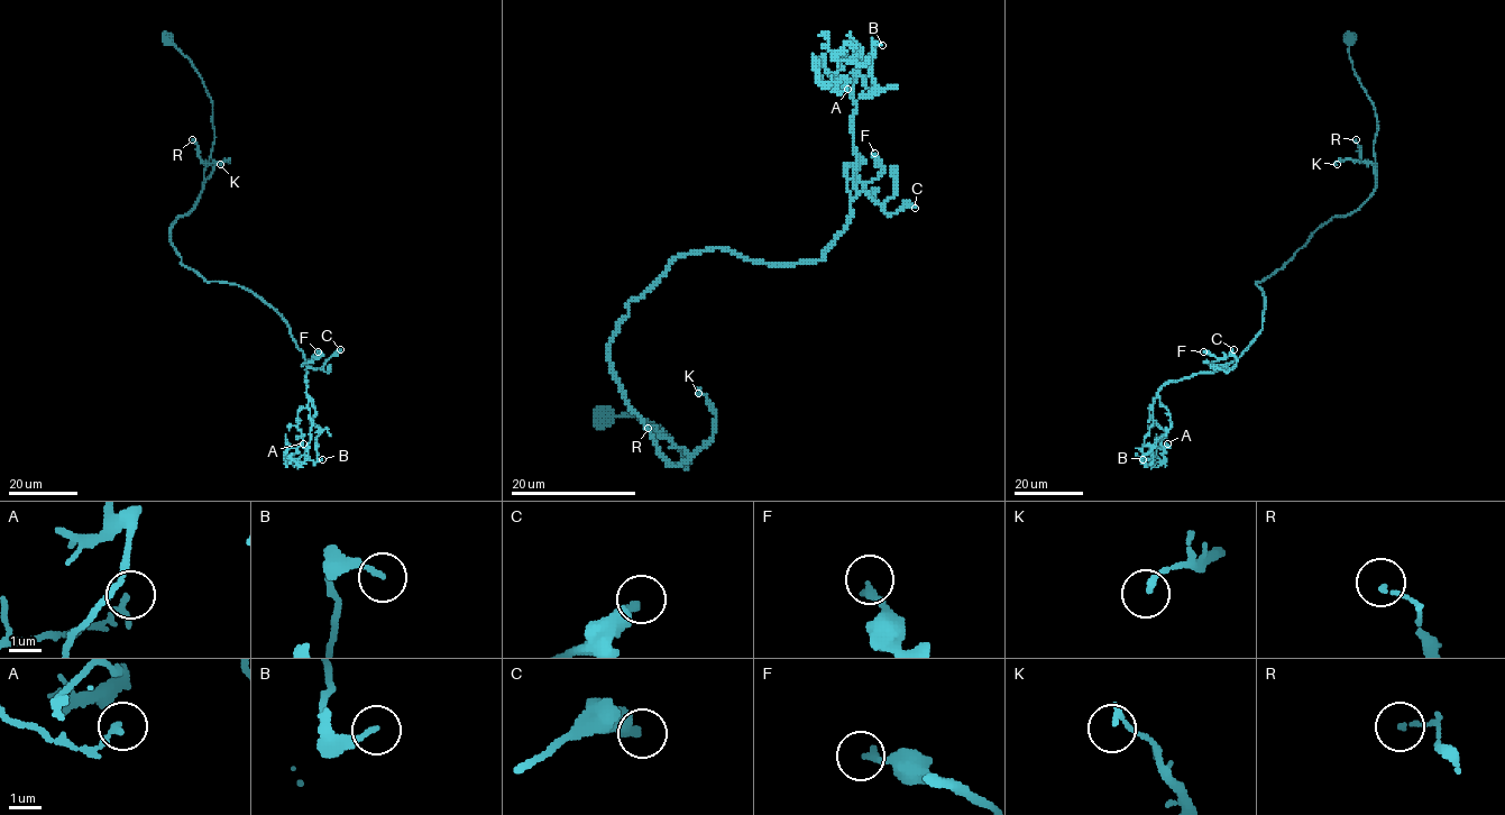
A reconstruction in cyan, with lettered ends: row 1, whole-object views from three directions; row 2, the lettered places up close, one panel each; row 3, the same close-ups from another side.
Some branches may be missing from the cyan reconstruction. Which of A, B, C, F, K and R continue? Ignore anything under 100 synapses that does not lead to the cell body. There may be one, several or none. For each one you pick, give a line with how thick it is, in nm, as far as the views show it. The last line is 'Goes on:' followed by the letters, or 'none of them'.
Goes on: none of them

